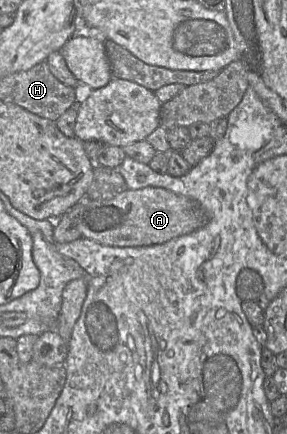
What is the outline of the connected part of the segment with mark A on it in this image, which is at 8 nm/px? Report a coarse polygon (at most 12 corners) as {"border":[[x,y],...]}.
{"border":[[158,187],[68,211],[81,237],[115,247],[162,244],[209,220]]}

